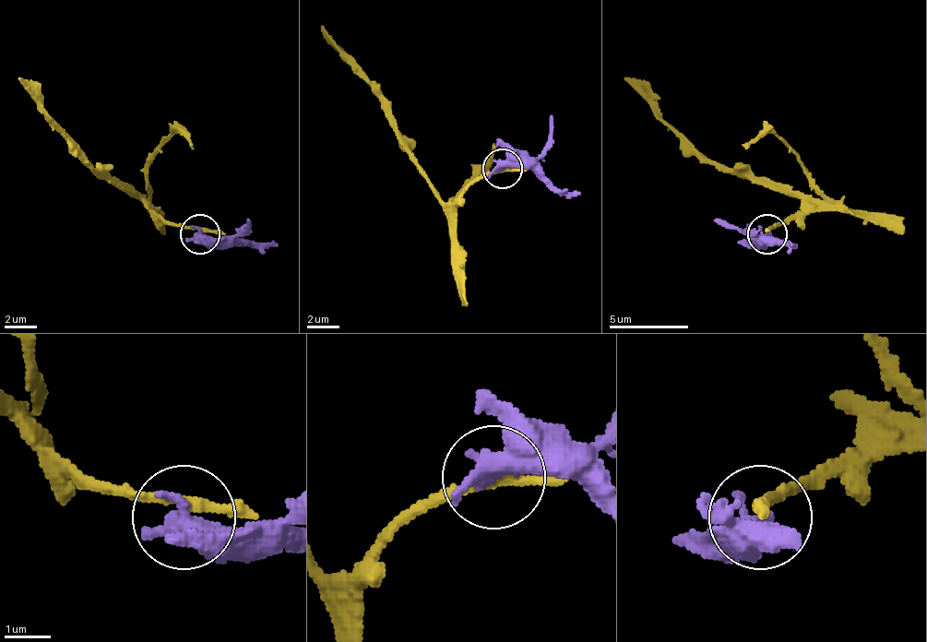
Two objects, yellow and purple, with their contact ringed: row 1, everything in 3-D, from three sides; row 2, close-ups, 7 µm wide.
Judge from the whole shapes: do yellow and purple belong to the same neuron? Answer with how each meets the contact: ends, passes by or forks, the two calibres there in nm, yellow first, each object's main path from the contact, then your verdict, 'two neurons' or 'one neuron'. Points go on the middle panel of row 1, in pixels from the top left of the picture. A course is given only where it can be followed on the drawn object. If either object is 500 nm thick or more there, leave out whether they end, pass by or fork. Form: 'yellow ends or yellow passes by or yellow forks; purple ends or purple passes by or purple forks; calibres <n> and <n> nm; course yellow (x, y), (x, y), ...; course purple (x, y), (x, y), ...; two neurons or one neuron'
calibres 220 and 600 nm; course yellow (504, 168), (475, 180), (447, 203), (411, 156), (392, 108), (349, 65), (349, 56), (320, 25); course purple (504, 168), (535, 160), (547, 144), (551, 116); two neurons

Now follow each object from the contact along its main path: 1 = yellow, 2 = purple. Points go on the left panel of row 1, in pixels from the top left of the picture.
1: (201, 231), (172, 227), (109, 172), (89, 163), (46, 120), (46, 108), (17, 77)
2: (201, 235), (232, 239), (248, 219)

